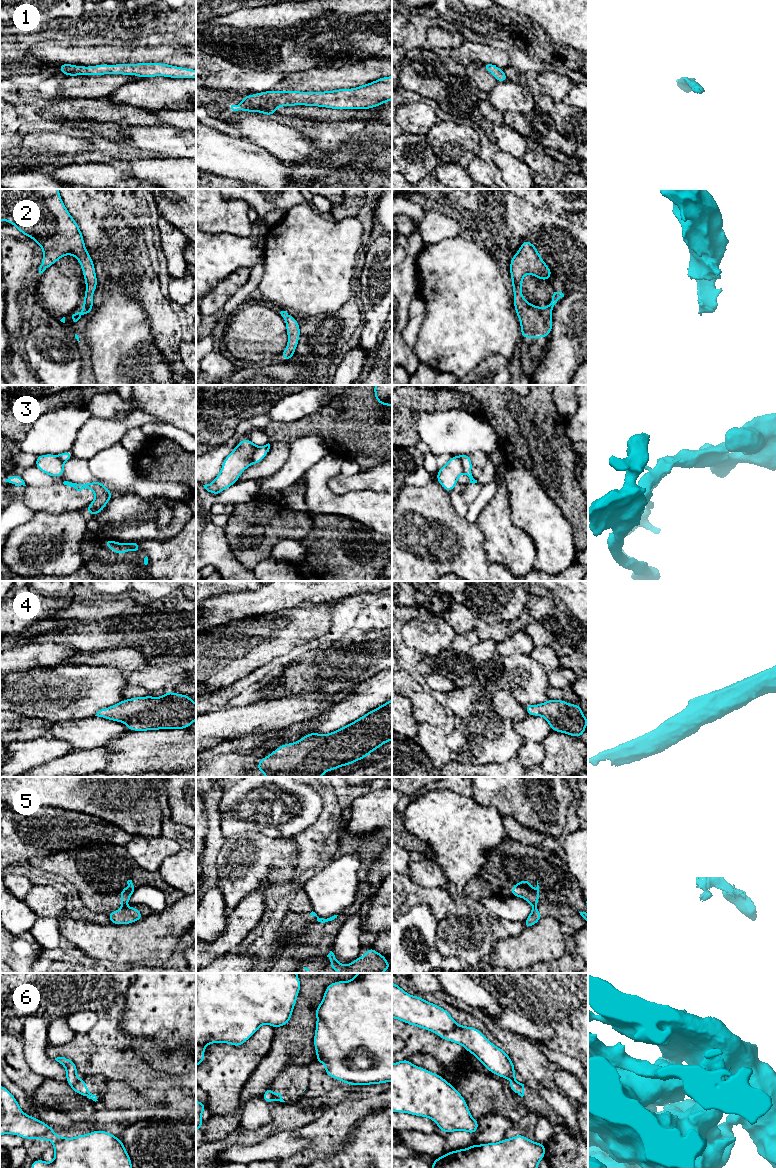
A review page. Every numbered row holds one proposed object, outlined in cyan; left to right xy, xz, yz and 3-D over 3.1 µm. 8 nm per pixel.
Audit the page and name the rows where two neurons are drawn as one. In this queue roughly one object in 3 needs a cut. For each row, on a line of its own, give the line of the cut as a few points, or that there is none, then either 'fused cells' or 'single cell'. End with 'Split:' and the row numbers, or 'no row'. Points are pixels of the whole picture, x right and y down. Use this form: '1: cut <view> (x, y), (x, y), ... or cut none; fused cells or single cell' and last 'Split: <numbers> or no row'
1: cut none; single cell
2: cut none; single cell
3: cut xz (257, 447), (250, 462); fused cells
4: cut none; single cell
5: cut xy (124, 906), (121, 908); fused cells
6: cut xy (78, 1080), (72, 1086); fused cells
Split: 3, 5, 6

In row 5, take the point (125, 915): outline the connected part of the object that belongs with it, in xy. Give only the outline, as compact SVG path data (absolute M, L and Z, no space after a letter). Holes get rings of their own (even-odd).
M123 907L114 912L107 913L107 916L110 922L116 925L125 925L134 923L145 917L140 913L137 907L132 908Z

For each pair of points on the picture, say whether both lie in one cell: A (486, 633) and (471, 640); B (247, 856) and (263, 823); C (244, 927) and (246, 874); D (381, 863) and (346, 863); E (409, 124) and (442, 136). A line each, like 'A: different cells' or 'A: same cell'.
A: different cells
B: different cells
C: different cells
D: different cells
E: different cells

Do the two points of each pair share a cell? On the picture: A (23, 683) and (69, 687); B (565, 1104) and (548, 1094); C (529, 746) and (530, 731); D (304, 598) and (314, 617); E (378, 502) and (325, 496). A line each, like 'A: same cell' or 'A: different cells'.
A: same cell
B: same cell
C: different cells
D: different cells
E: same cell

